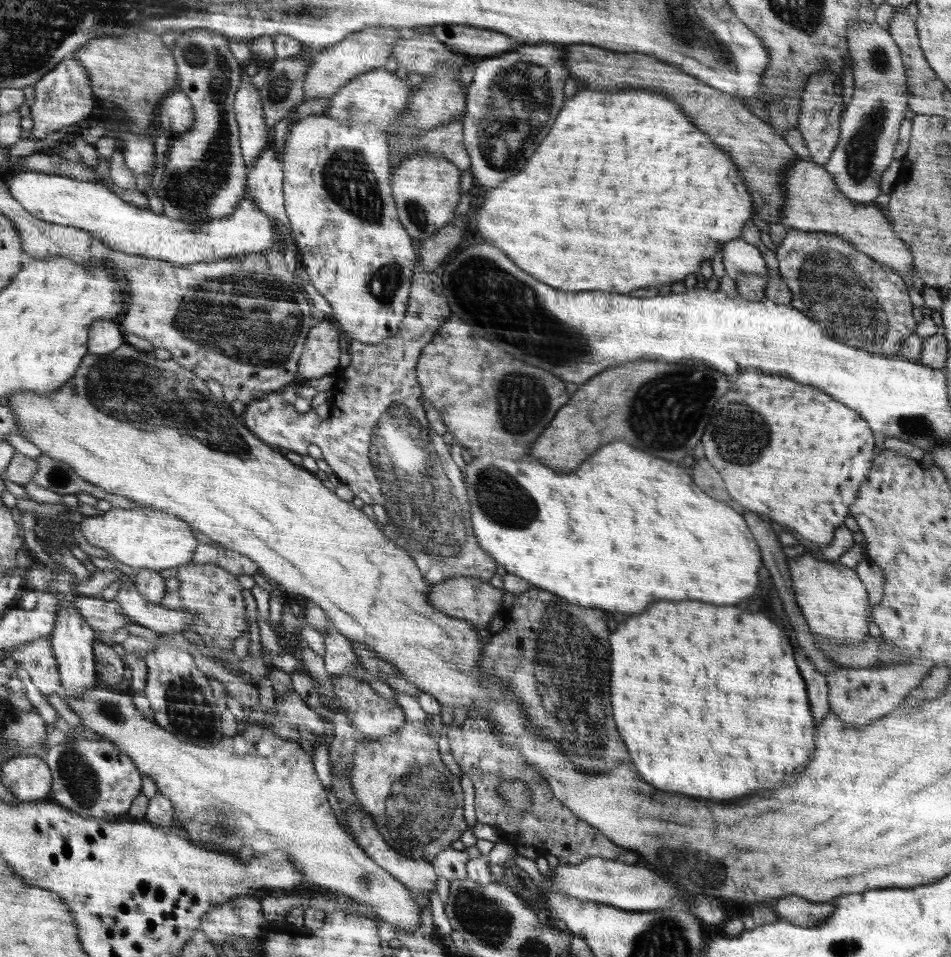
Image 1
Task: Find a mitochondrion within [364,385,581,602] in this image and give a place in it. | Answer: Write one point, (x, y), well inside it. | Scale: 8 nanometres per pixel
(500, 497)

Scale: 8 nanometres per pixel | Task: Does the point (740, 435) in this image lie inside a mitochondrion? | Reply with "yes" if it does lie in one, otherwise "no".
yes

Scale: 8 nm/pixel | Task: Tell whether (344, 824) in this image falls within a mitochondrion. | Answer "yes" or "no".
no

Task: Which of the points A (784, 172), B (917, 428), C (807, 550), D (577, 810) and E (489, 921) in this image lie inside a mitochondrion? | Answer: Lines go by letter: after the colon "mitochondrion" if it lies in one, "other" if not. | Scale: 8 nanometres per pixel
A: other
B: mitochondrion
C: other
D: other
E: mitochondrion

